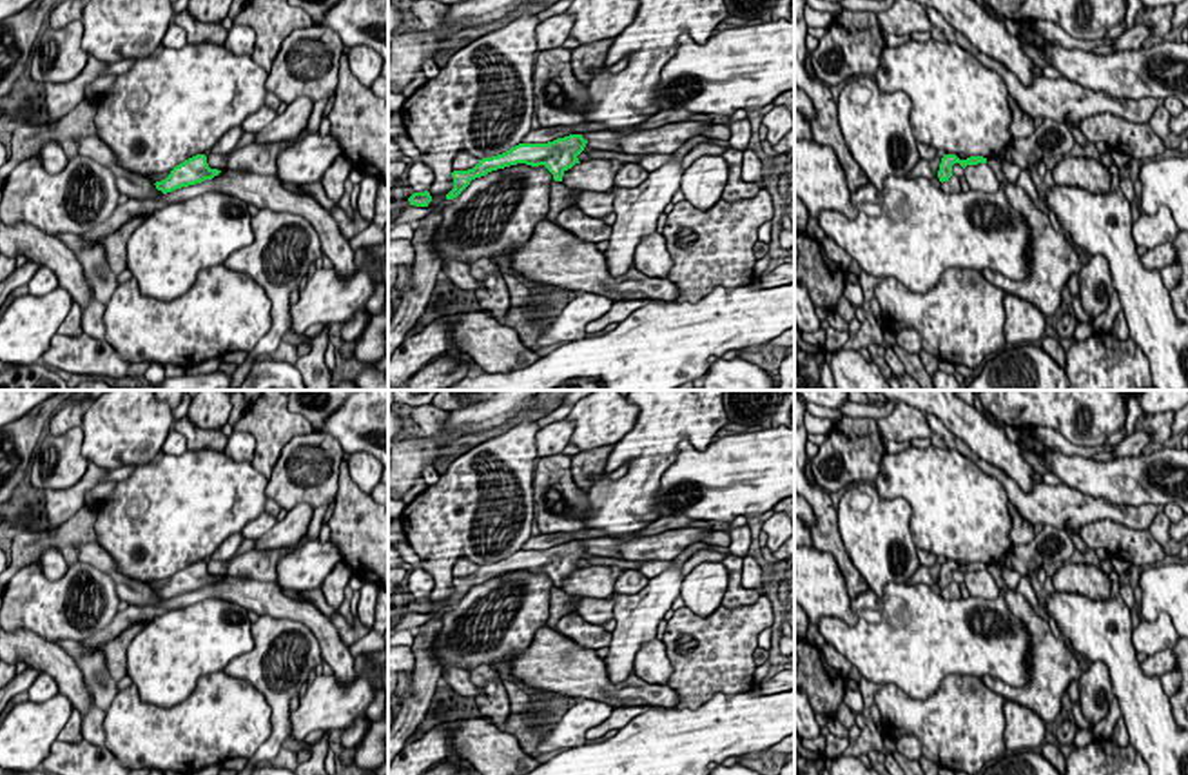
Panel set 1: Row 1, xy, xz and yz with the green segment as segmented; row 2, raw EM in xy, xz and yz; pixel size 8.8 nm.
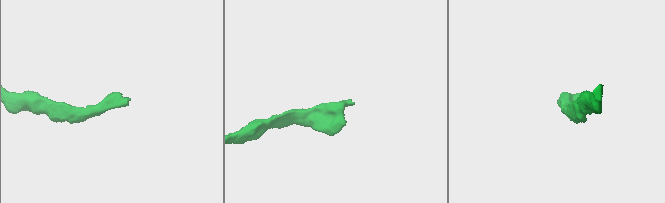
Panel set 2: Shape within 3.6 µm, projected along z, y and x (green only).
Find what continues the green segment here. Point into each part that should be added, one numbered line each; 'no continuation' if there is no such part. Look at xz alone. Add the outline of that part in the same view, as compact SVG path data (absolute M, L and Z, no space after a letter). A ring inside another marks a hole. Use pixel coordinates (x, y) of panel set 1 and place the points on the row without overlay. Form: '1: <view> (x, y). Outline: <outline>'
no continuation

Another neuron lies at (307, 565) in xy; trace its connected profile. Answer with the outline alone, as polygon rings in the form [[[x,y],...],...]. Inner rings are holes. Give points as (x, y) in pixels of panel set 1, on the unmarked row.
[[[328,539],[296,546],[278,561],[278,586],[283,590],[319,590],[334,566],[343,561],[337,546]]]

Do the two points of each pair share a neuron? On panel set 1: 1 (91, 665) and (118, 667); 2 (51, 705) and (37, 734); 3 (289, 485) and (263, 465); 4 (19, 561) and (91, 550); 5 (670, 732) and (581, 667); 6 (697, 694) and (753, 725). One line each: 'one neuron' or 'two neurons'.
1: two neurons
2: one neuron
3: two neurons
4: two neurons
5: two neurons
6: two neurons

